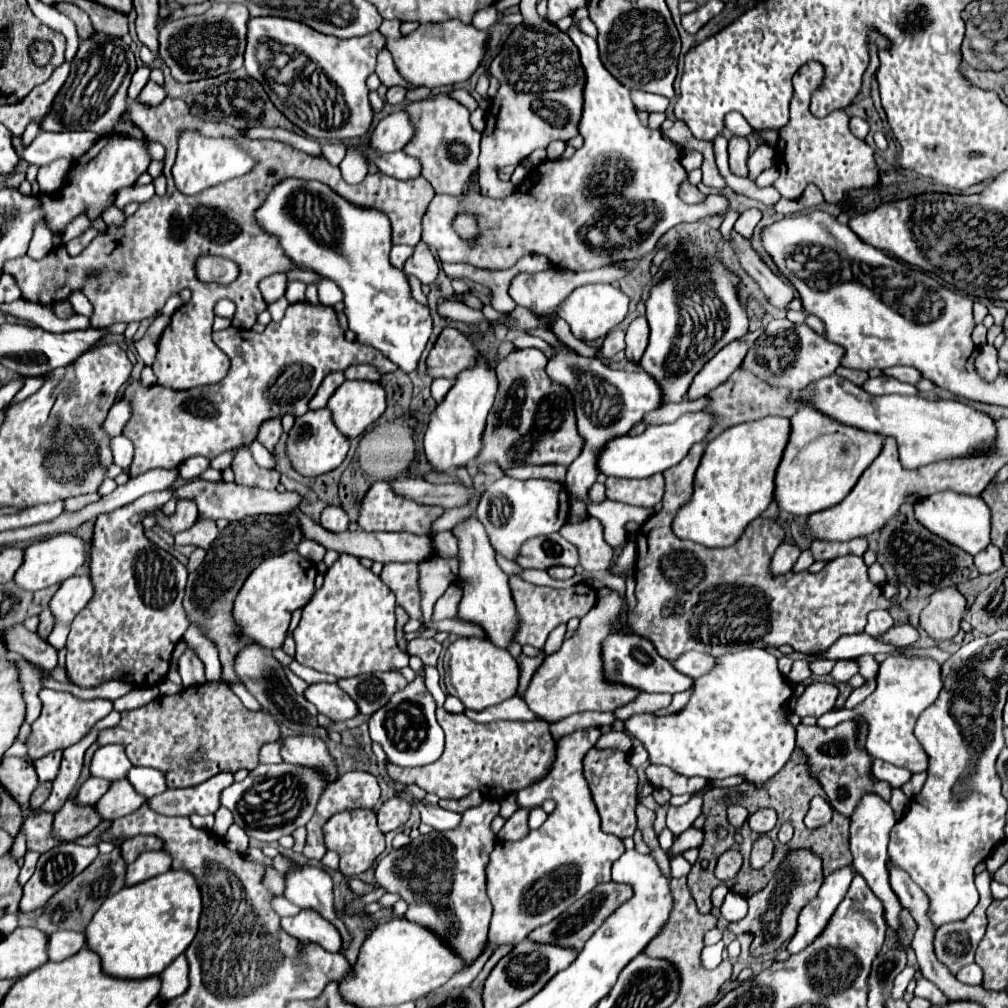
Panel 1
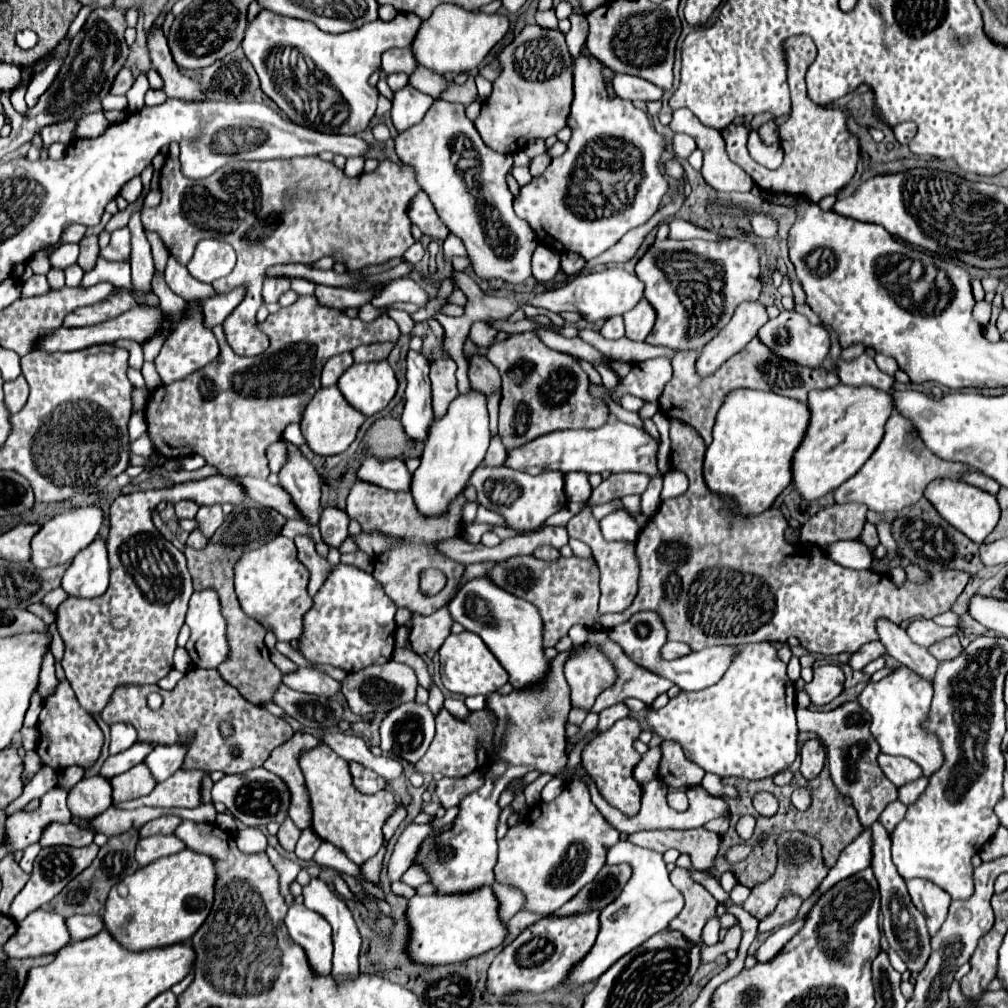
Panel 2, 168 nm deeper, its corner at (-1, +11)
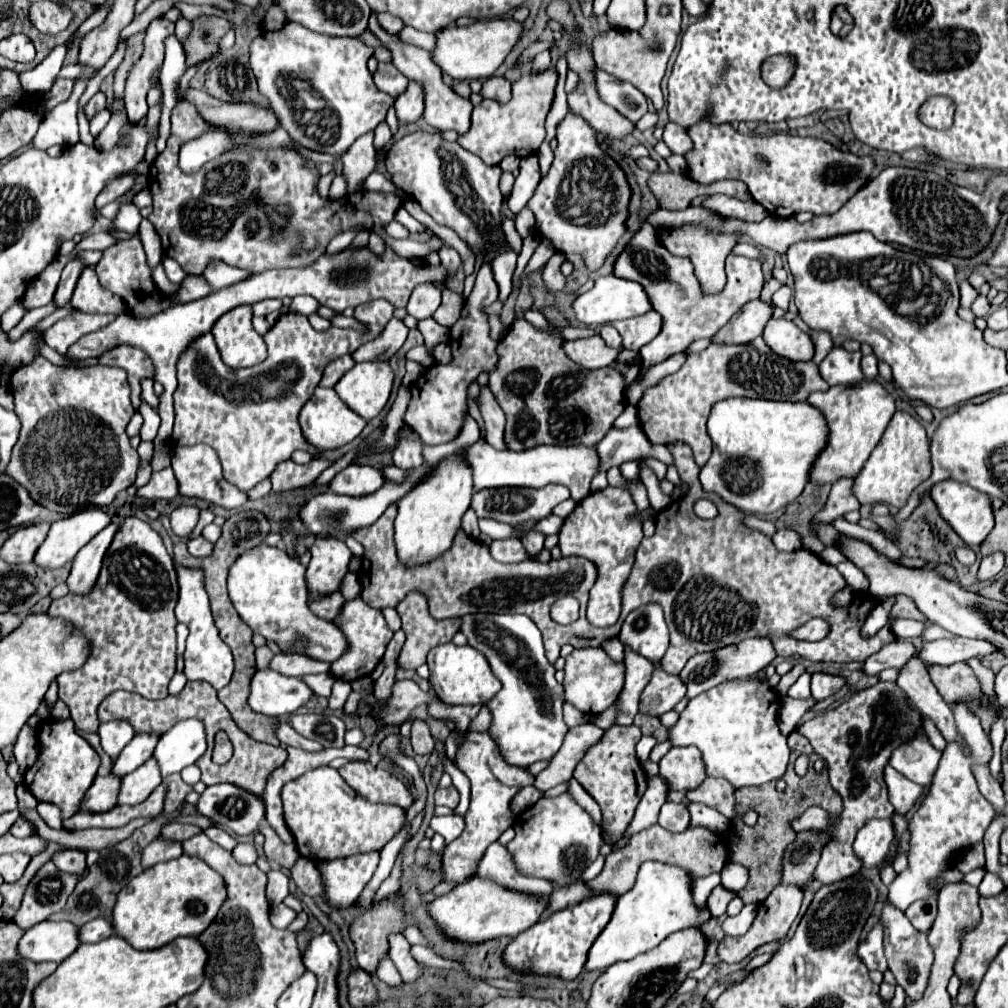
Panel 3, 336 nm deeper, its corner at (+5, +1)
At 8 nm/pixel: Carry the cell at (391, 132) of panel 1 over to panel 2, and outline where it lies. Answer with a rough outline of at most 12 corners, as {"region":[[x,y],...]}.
{"region":[[411,84],[397,90],[391,118],[403,132],[421,122],[433,98]]}

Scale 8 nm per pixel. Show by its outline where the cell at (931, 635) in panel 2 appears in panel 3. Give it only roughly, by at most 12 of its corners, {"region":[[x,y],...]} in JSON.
{"region":[[985,640],[923,642],[925,664],[955,664],[995,652]]}

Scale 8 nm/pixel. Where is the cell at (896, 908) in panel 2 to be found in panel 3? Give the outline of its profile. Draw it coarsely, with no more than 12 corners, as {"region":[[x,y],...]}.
{"region":[[889,900],[881,908],[889,970],[911,1000],[927,986],[933,950]]}

